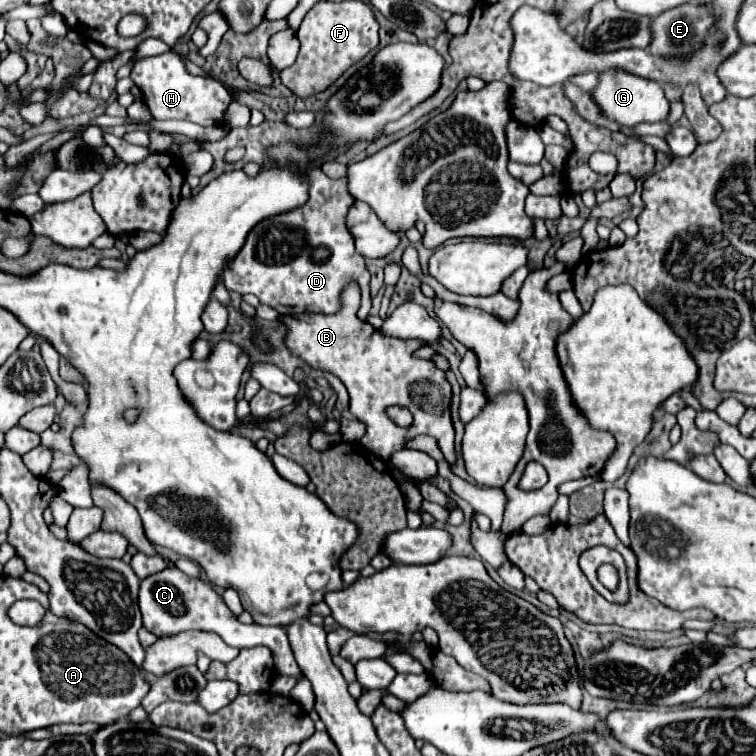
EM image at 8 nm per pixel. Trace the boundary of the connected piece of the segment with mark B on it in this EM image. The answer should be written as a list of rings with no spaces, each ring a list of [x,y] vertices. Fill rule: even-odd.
[[[348,283],[348,287],[344,287],[344,291],[340,293],[340,311],[334,315],[324,315],[324,313],[302,313],[302,315],[284,315],[278,317],[280,323],[286,327],[286,347],[290,349],[290,353],[294,357],[304,359],[312,369],[320,369],[326,373],[336,375],[348,389],[348,395],[352,397],[350,401],[350,413],[366,423],[366,433],[362,437],[362,445],[368,447],[376,457],[380,459],[388,459],[388,455],[392,455],[394,451],[400,451],[406,447],[406,441],[414,439],[416,435],[430,435],[438,439],[440,451],[444,453],[444,457],[448,459],[448,463],[454,463],[454,427],[450,421],[450,385],[446,381],[446,375],[436,369],[436,365],[432,361],[426,359],[416,359],[412,357],[412,351],[425,345],[420,339],[401,340],[394,337],[386,337],[380,331],[372,329],[370,323],[358,321],[356,317],[356,305],[360,305],[360,287],[358,283]],[[388,405],[404,405],[412,411],[414,415],[414,423],[408,429],[402,429],[398,425],[394,425],[384,409]]]

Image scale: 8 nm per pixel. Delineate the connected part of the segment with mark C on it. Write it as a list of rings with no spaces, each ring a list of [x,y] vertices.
[[[164,569],[158,571],[146,579],[142,579],[140,583],[140,595],[138,595],[138,605],[142,611],[142,621],[144,627],[152,633],[156,633],[158,637],[166,637],[172,633],[180,633],[180,631],[214,631],[220,633],[220,637],[236,649],[244,649],[244,647],[258,647],[264,645],[272,651],[274,655],[274,663],[280,675],[296,675],[296,679],[300,679],[300,683],[296,683],[296,687],[290,691],[290,697],[300,703],[300,707],[304,707],[304,711],[312,711],[314,709],[314,693],[312,693],[312,685],[308,683],[308,679],[302,675],[298,663],[294,661],[292,649],[290,649],[290,641],[288,641],[288,631],[282,625],[276,627],[262,627],[262,625],[242,625],[232,611],[224,605],[222,597],[206,583],[202,583],[200,579],[192,579],[188,575],[184,575],[180,569]]]

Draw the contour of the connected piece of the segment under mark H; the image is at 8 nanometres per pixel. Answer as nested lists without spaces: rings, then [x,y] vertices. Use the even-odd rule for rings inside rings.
[[[172,50],[140,59],[134,65],[130,79],[142,89],[142,99],[154,119],[186,119],[200,123],[202,127],[220,125],[224,121],[224,111],[232,101],[226,87],[222,87],[218,81],[188,73],[180,56]]]

